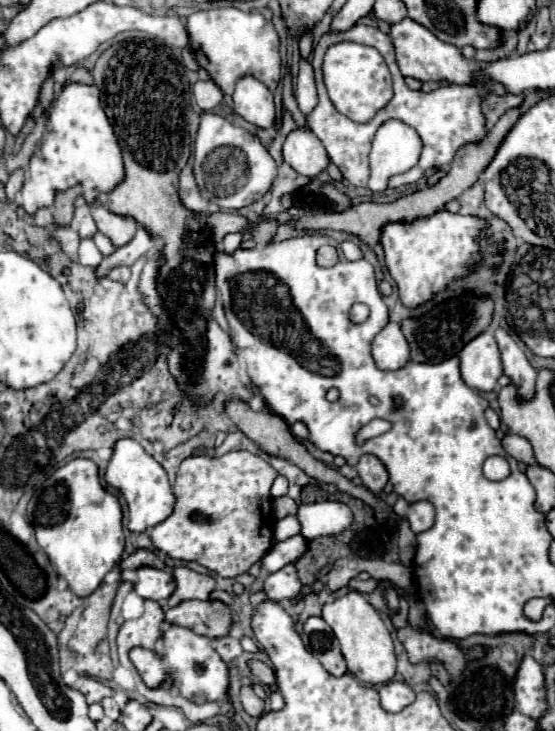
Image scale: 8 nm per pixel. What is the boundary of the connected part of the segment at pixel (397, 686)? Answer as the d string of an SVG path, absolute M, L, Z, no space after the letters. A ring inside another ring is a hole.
M387 682L379 690L381 706L387 712L401 712L415 700L415 692L405 682Z

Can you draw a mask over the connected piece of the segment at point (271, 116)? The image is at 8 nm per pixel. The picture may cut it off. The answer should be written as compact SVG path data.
M249 74L237 80L233 92L233 110L259 128L269 128L275 122L275 104L271 90Z

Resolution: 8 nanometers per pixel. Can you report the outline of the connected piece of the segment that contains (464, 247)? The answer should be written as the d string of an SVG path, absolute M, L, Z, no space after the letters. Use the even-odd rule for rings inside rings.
M437 212L433 216L415 220L413 224L389 224L389 226L385 226L383 234L381 234L381 242L385 248L385 264L389 268L389 274L397 282L401 302L405 306L423 304L423 302L431 300L439 290L443 290L453 278L463 276L469 270L469 266L475 262L475 258L479 256L475 238L477 238L479 230L485 226L487 224L479 218L459 216L459 214L451 214L451 212Z

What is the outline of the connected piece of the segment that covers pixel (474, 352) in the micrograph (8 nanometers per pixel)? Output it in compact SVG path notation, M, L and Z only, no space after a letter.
M491 330L471 340L461 350L459 360L461 360L461 378L469 388L477 392L495 390L497 380L503 374L503 366L501 366L499 348Z

